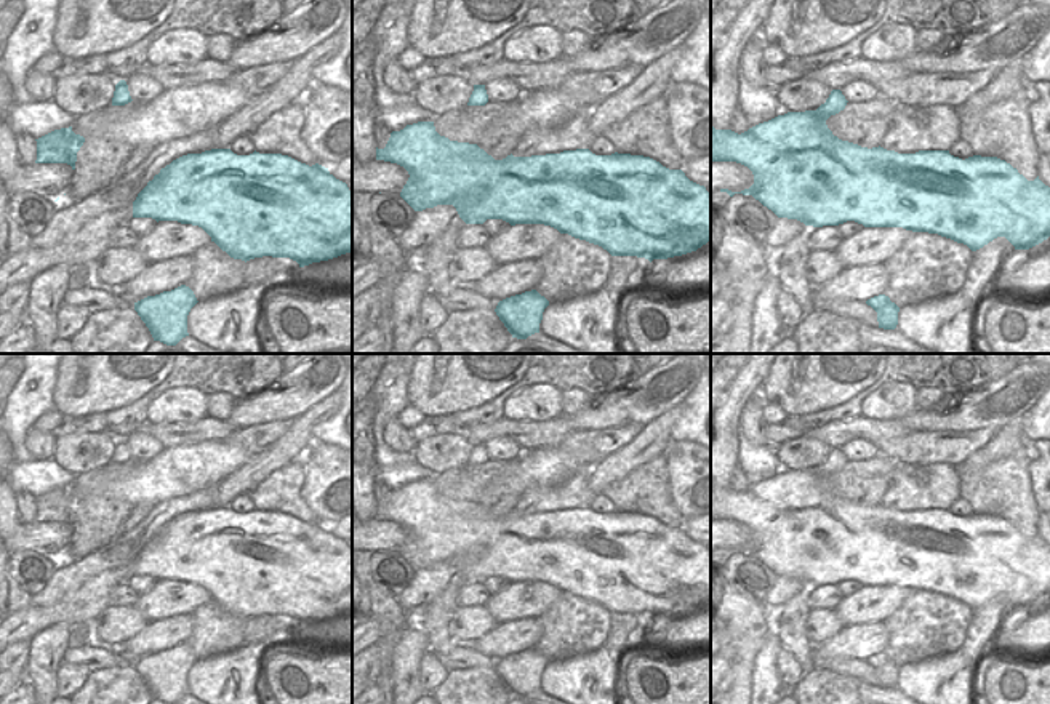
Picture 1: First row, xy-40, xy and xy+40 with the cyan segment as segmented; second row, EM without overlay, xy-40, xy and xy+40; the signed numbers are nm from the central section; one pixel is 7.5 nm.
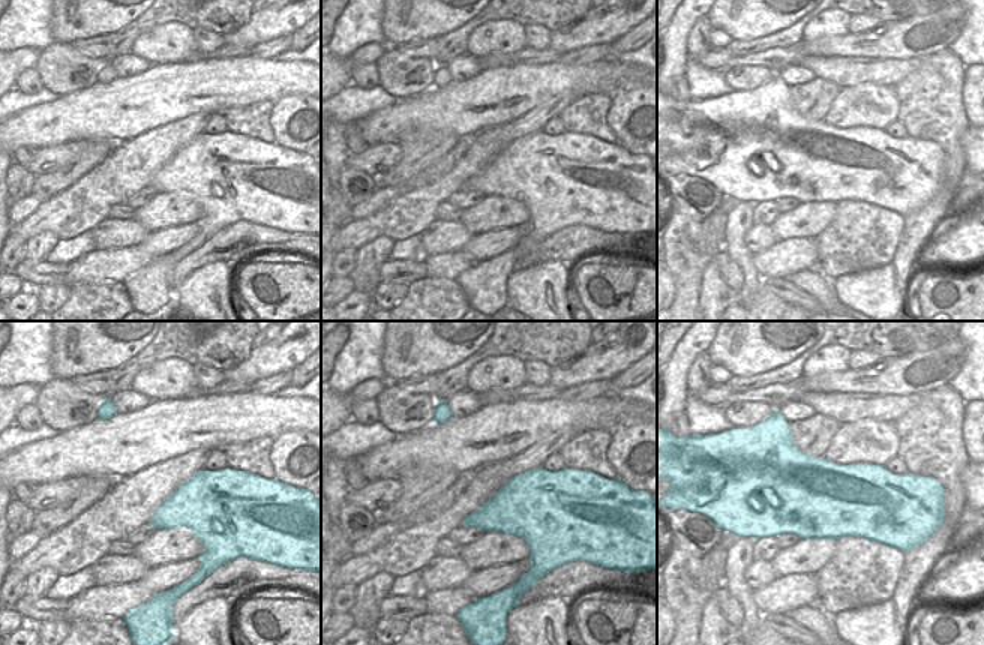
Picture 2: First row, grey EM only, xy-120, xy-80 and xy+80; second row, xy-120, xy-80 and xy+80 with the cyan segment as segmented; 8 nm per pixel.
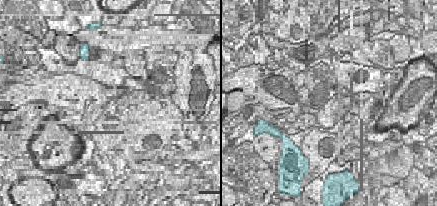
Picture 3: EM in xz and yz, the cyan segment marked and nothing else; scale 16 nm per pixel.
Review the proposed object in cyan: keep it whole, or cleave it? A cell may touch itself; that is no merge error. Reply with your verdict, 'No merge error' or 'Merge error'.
No merge error

